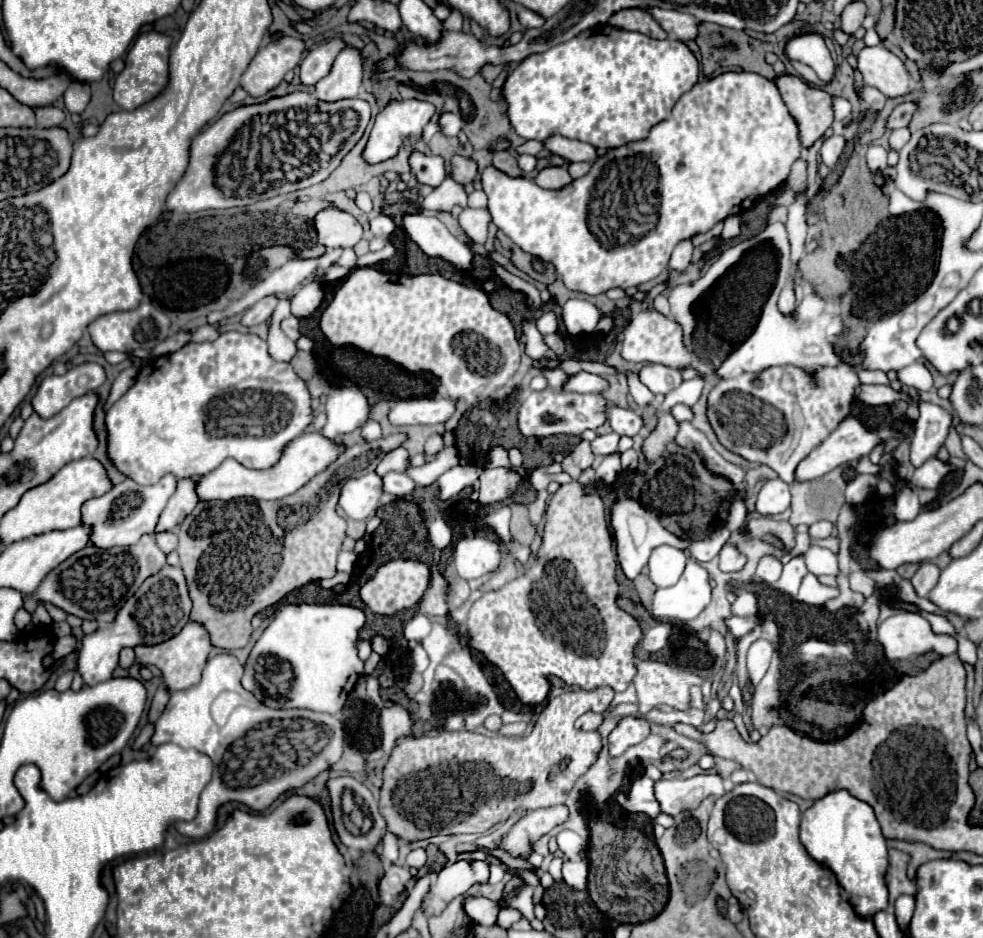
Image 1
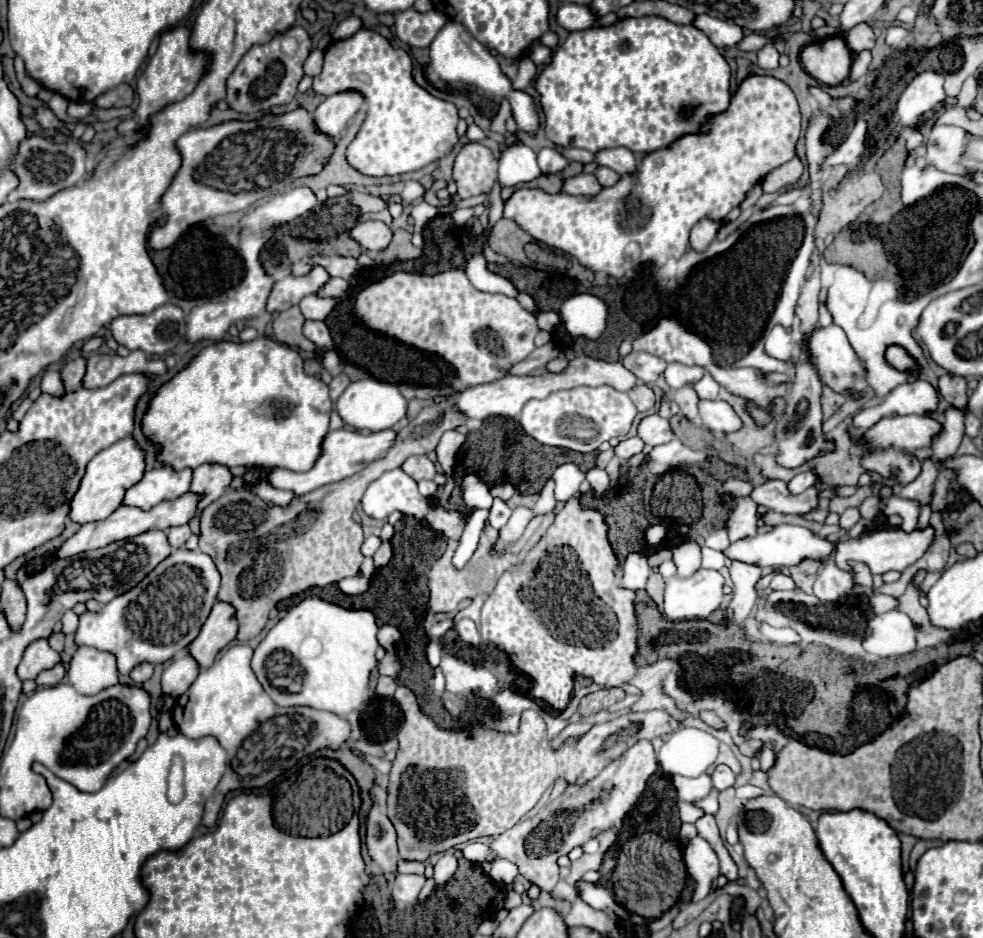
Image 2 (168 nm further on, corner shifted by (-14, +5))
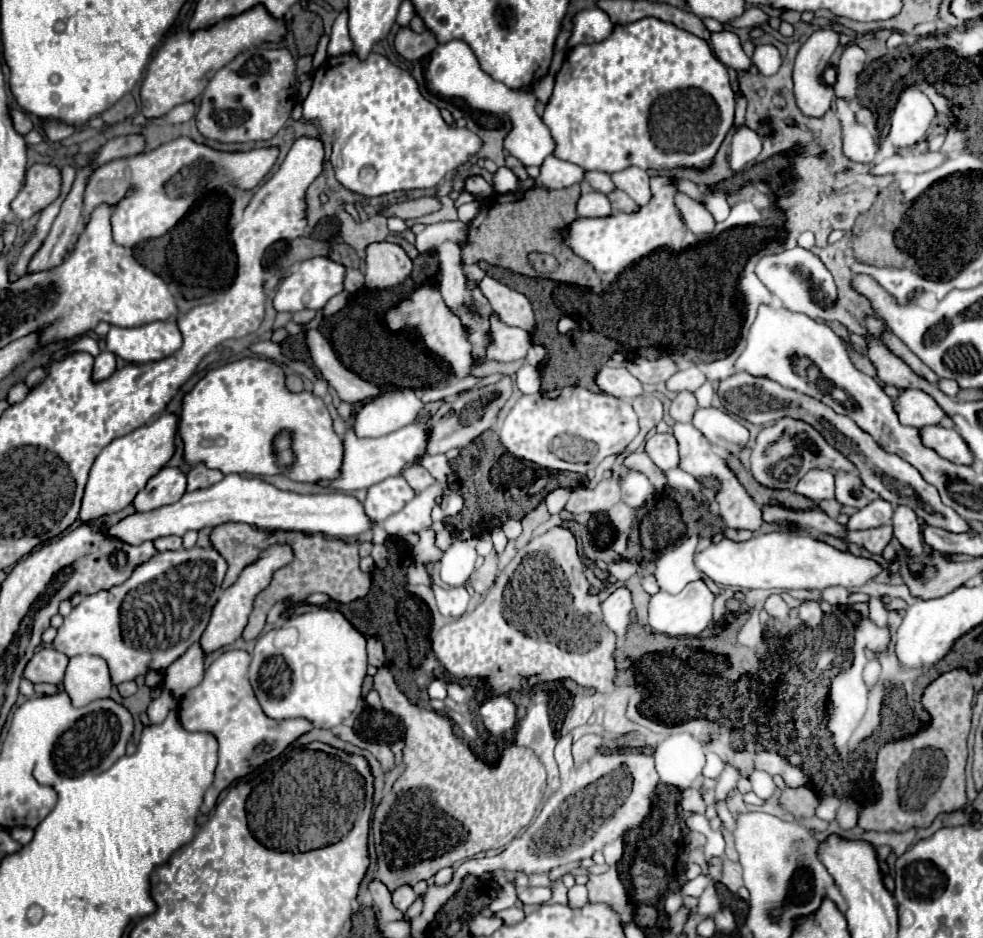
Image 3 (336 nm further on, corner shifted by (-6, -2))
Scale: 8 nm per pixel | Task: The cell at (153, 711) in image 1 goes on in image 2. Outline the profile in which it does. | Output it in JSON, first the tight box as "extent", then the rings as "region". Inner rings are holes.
{"extent":[162,654,200,696],"region":[[[180,654],[162,674],[162,692],[168,696],[182,696],[200,672],[198,662],[188,654]]]}

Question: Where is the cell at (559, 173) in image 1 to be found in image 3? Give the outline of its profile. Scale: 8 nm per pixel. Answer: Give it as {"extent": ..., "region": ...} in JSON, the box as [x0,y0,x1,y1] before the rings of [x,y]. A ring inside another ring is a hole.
{"extent":[576,191,612,217],"region":[[[590,191],[590,193],[582,193],[578,199],[578,207],[576,207],[580,217],[604,217],[612,213],[610,201],[606,199],[606,195],[598,193],[598,191]]]}

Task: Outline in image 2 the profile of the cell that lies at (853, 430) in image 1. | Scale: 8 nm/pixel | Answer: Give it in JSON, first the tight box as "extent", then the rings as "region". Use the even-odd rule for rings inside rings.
{"extent":[870,416,942,450],"region":[[[894,416],[882,418],[876,426],[872,426],[870,440],[874,444],[898,444],[898,448],[916,450],[916,448],[930,448],[932,440],[940,434],[942,424],[930,416]]]}

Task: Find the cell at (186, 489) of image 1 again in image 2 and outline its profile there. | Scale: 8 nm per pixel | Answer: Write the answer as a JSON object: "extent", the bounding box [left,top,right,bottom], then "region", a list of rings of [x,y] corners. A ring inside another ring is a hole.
{"extent":[192,464,232,508],"region":[[[202,464],[194,470],[194,480],[192,480],[192,492],[206,492],[206,504],[202,504],[202,508],[206,508],[210,502],[218,500],[222,496],[222,488],[226,488],[226,484],[230,484],[232,480],[232,472],[222,466],[222,464]]]}

